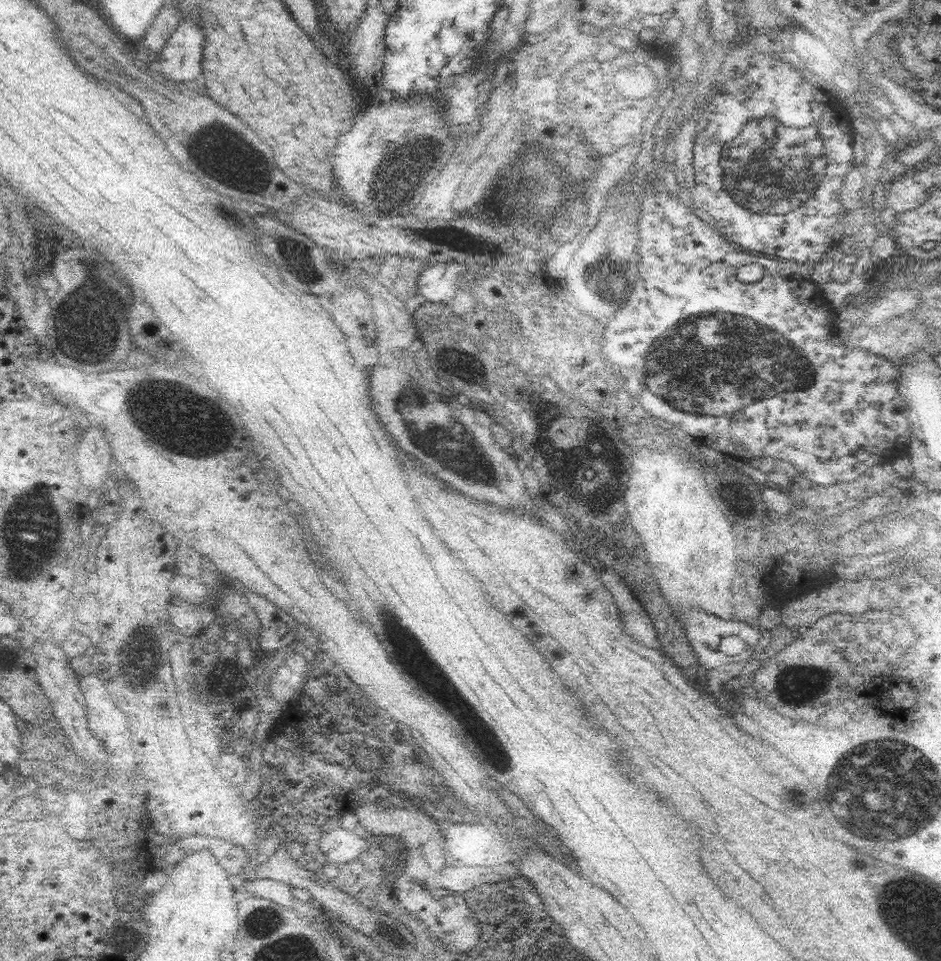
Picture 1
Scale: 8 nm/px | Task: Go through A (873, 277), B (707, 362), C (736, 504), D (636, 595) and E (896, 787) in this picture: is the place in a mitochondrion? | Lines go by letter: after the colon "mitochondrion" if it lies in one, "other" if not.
A: other
B: mitochondrion
C: mitochondrion
D: other
E: mitochondrion

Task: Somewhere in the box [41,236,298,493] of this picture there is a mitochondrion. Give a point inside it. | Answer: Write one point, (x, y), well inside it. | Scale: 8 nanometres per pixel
(191, 428)

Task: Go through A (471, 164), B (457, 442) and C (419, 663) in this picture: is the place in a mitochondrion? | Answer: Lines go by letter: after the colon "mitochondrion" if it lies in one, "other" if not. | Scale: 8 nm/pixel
A: other
B: mitochondrion
C: mitochondrion

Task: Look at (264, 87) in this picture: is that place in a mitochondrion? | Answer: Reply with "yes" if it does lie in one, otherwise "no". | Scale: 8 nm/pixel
no

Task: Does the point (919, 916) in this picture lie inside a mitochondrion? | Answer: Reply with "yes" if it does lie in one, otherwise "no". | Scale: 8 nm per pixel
yes

